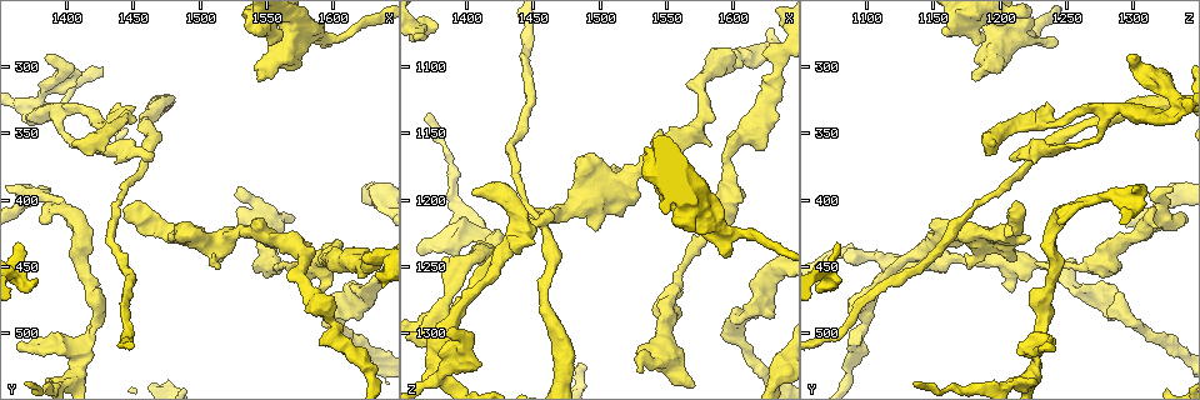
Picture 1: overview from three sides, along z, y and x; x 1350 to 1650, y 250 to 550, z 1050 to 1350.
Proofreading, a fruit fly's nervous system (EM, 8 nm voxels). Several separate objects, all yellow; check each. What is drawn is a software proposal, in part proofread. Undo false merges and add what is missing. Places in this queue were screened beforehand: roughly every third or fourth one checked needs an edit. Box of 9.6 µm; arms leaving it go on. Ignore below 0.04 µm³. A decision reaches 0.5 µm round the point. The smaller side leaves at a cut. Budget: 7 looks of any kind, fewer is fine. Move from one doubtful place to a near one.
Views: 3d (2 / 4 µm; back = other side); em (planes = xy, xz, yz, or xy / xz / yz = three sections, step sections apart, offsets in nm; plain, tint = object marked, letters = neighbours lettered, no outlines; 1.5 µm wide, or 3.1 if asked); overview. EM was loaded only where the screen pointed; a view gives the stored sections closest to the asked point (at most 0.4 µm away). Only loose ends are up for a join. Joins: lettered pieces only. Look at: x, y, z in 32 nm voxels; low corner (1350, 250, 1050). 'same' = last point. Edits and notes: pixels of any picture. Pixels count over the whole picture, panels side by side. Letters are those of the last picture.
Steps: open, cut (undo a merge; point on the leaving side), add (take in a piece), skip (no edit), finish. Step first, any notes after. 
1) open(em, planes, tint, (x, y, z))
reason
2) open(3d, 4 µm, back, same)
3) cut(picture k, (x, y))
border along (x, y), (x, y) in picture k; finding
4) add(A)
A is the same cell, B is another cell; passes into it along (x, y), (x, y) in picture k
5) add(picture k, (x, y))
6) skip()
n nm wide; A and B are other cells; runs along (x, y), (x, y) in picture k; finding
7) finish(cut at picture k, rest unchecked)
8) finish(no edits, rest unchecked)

open(em, yz, step 4, letters, (1530, 394, 1330))
free end

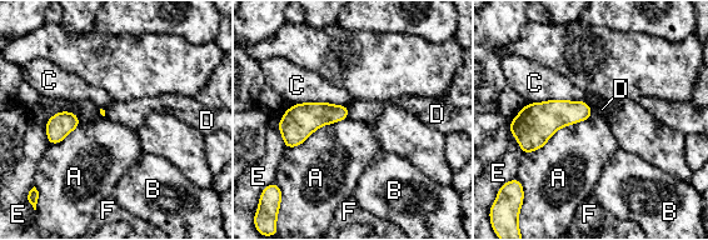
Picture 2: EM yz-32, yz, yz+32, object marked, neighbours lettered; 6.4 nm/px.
skip()
A, B, C, D, E and F are other cells; border along (592, 116), (561, 126), (524, 154) in picture 2; none of them fits

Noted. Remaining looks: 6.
open(3d, 4 µm, (1458, 368, 1220))
arms part here

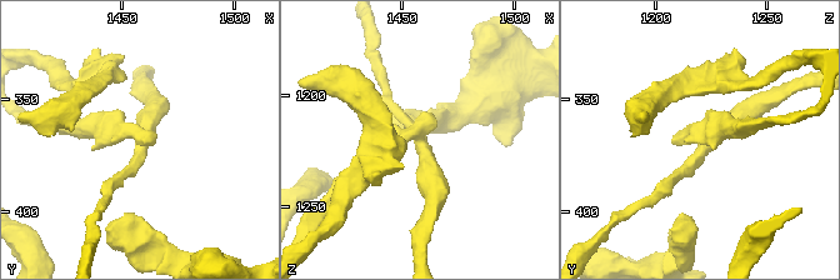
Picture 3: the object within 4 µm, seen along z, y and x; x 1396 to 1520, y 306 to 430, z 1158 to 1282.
open(em, xy, step 8, tint, (1458, 370, 1219))
3 arms; arms of 180, 260, 280 nm

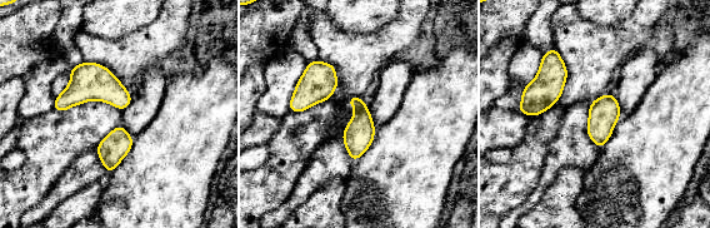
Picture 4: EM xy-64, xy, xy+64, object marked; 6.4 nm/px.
open(em, xy, step 8, letters, same)

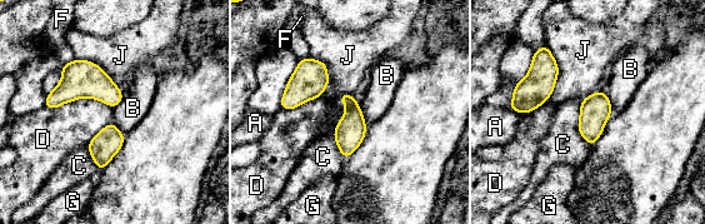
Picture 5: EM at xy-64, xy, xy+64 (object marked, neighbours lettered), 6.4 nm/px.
cut(picture 5, (350, 132))
D touches over 440 nm; A, B, C, D, F, G and J are other cells; border along (341, 100), (356, 103) in picture 5; a second neuron is stuck on

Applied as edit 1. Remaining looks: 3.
open(em, planes, plain, (1516, 454, 1178))
branch stops here

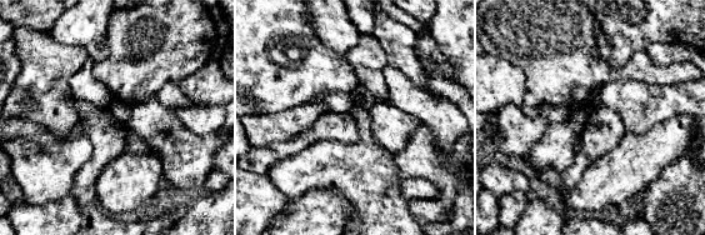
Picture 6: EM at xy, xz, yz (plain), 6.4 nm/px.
open(em, planes, tint, same)

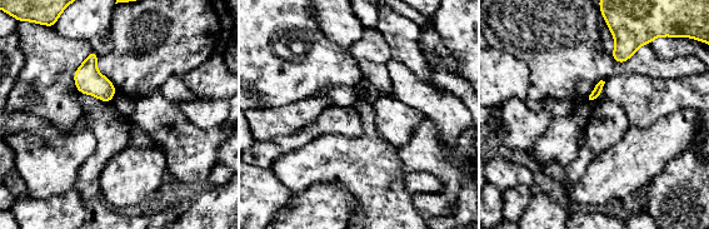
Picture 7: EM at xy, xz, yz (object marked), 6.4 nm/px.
open(em, planes, letters, same)
see the neighbours

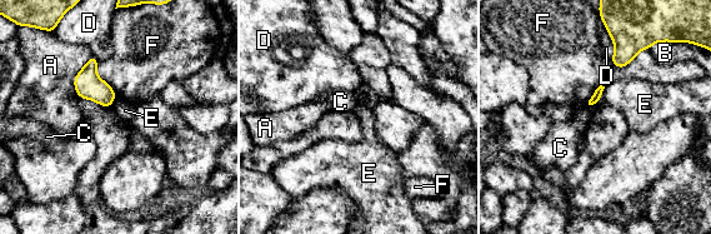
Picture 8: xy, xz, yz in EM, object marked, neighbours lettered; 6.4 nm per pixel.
skip()
A, B, C, D, E and F are other cells; border along (605, 86), (601, 96), (589, 105) in picture 8; none of them fits

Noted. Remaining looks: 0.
finish(cut at picture 5, rest unchecked)

